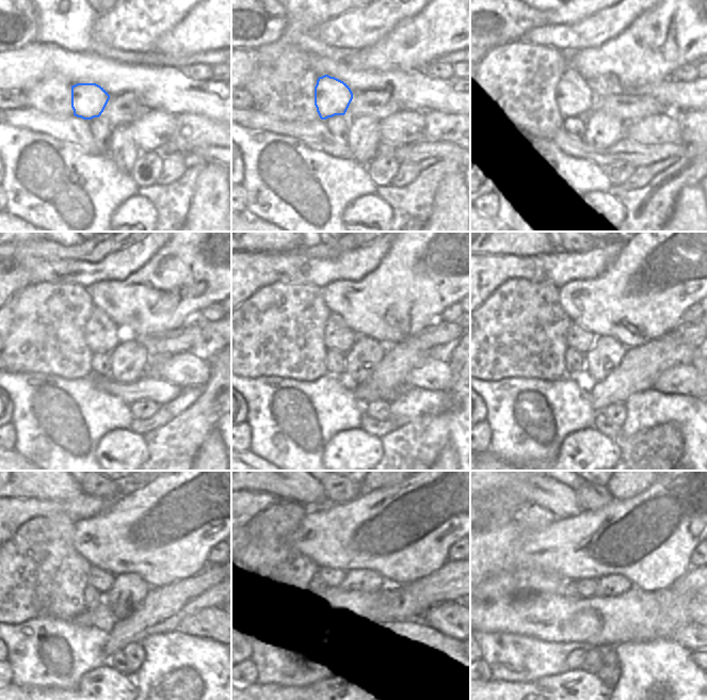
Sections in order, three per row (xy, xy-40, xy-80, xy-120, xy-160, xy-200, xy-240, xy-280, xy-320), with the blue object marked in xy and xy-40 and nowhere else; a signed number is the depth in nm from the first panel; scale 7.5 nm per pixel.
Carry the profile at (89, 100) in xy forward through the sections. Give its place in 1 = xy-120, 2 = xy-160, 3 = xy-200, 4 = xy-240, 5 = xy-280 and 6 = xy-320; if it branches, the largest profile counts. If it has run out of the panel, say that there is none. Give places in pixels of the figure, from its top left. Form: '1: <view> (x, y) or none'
1: xy-120 (100, 334)
2: xy-160 (337, 336)
3: xy-200 (578, 338)
4: xy-240 (102, 581)
5: xy-280 (337, 578)
6: xy-320 (587, 588)

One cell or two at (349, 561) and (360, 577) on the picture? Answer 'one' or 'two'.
two

